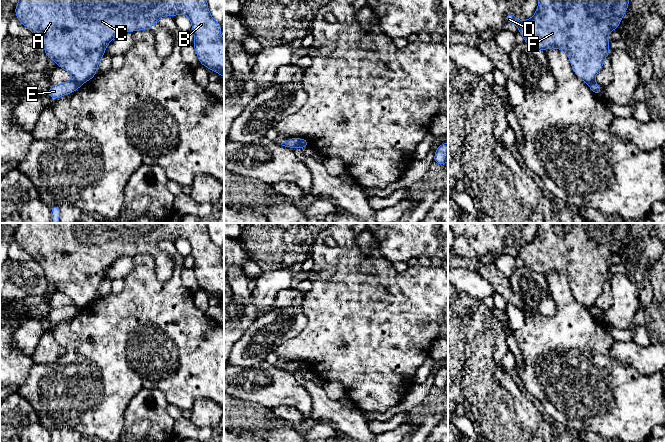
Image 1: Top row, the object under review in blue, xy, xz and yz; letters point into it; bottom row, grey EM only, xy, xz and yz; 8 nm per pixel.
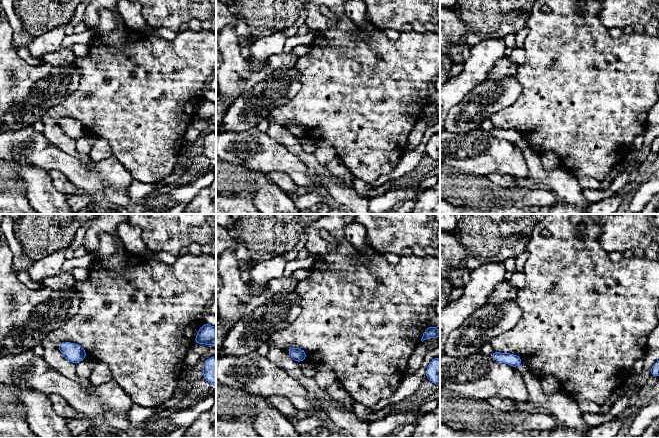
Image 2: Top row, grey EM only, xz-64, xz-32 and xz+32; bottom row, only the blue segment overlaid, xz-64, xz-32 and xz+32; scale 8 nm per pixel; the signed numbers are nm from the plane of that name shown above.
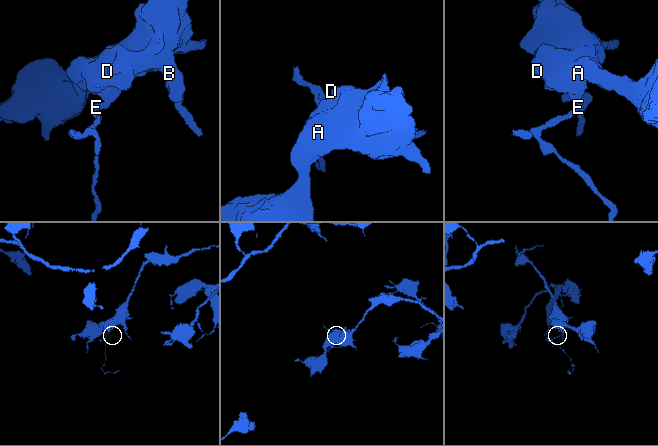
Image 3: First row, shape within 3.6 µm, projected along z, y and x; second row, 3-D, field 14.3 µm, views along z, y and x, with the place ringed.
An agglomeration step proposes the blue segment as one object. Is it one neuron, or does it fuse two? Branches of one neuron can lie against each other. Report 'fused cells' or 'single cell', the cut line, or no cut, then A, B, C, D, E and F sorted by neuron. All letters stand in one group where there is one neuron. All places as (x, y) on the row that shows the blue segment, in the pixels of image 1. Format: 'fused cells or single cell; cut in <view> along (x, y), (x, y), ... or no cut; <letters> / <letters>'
fused cells; cut in xy along (74, 80), (81, 84); A B C D F / E

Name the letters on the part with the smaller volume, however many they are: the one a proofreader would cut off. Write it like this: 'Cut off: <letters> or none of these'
Cut off: E

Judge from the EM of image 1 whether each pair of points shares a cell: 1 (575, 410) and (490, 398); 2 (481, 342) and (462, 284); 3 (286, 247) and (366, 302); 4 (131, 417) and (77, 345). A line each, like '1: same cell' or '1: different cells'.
1: different cells
2: different cells
3: different cells
4: different cells

